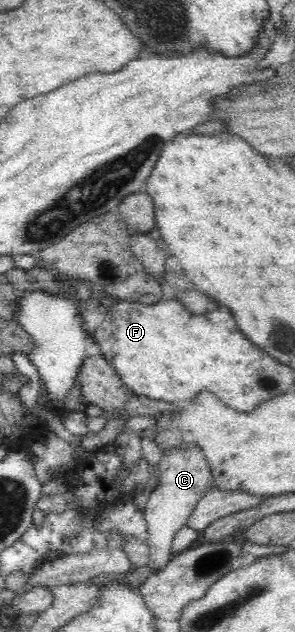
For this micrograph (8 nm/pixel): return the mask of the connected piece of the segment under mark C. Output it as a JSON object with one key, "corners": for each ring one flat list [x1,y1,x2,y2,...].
{"corners":[[173,447,169,449,161,457,158,472,160,481,149,495,144,510,148,533,146,542,150,550,149,564,155,570,163,569,175,555,171,553,171,542,181,528,187,527,187,520,189,520,191,512,195,510,199,498,203,498,203,495,215,489,212,484,214,476,211,474,205,453,201,452,201,447]]}

